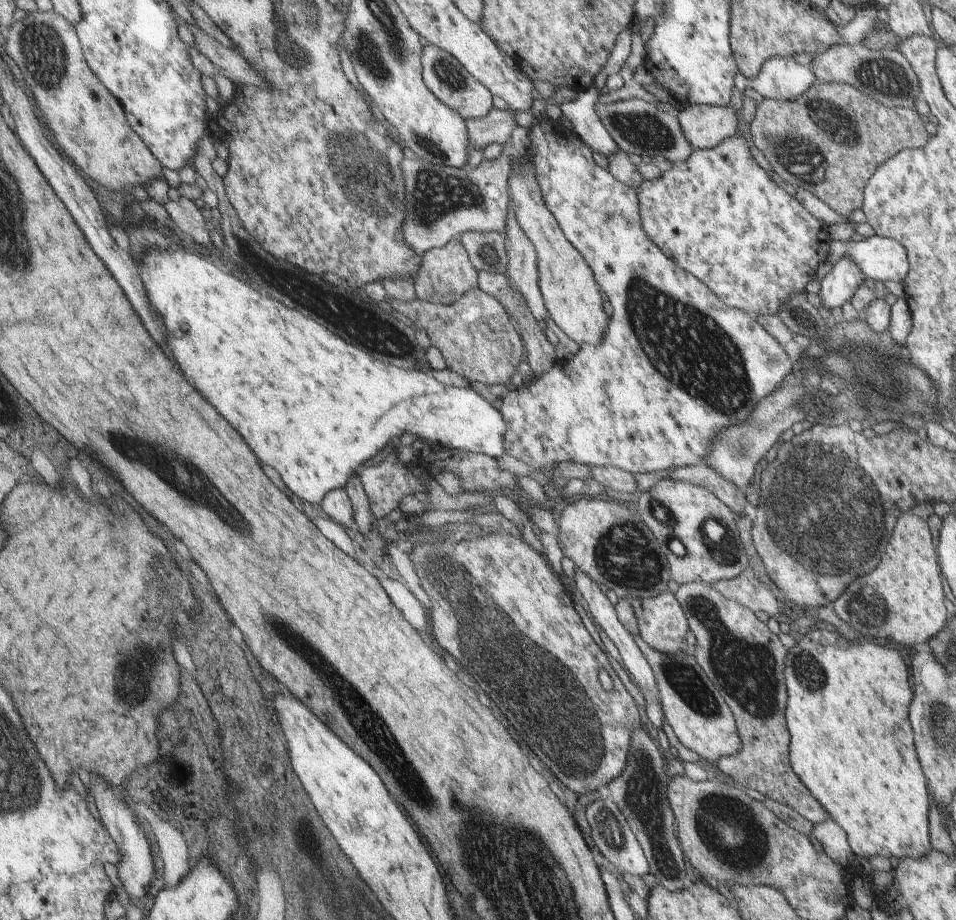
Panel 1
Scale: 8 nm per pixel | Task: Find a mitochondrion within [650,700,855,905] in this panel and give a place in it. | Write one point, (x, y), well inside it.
(722, 824)

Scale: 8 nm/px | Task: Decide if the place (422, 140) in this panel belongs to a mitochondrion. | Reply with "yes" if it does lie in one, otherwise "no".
yes

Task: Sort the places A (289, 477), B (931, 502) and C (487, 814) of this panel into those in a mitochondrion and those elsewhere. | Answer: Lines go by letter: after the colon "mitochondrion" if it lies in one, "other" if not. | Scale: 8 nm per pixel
A: other
B: other
C: mitochondrion

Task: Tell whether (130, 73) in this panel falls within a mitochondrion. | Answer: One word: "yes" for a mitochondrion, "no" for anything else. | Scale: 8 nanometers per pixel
no

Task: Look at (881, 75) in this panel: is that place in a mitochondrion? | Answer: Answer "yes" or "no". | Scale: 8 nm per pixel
yes

